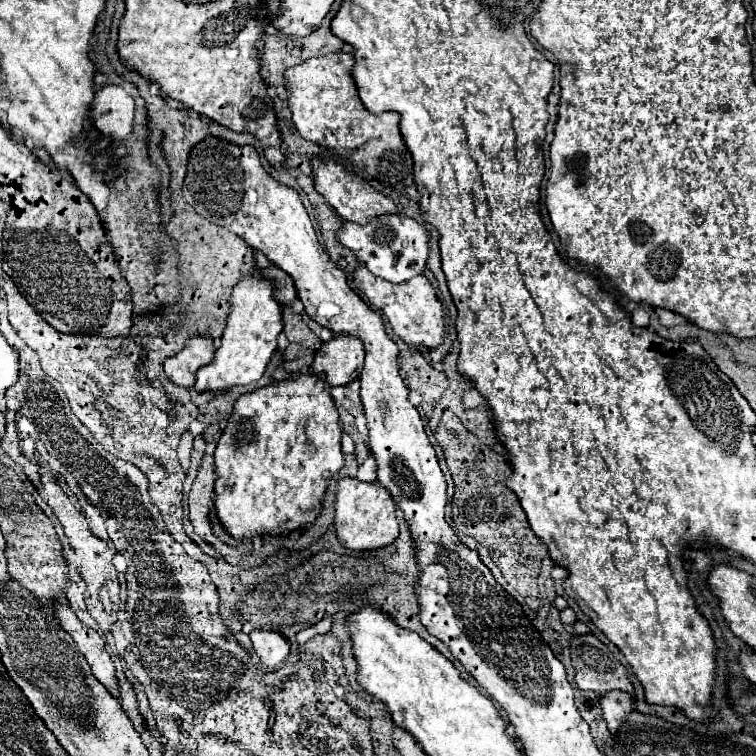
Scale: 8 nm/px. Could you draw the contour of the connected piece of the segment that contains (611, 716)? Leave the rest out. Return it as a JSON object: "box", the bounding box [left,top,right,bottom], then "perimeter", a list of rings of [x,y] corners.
{"box":[598,690,634,734],"perimeter":[[[610,690],[610,692],[598,696],[598,704],[604,710],[604,720],[608,722],[610,732],[614,734],[620,728],[622,720],[626,720],[626,716],[630,714],[630,710],[634,706],[634,700],[628,692]]]}

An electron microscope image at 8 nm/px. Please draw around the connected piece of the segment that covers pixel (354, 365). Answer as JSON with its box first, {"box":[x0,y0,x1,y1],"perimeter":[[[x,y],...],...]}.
{"box":[312,334,364,386],"perimeter":[[[334,334],[332,340],[322,342],[320,350],[316,350],[312,372],[326,374],[326,380],[332,386],[344,386],[360,376],[362,362],[364,362],[362,340],[348,334]]]}

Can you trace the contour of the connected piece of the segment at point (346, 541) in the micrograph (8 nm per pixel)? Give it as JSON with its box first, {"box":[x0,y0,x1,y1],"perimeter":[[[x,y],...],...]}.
{"box":[334,478,398,550],"perimeter":[[[342,478],[336,488],[336,516],[334,528],[342,546],[350,550],[376,550],[392,544],[398,538],[398,516],[396,506],[388,490],[380,484],[366,484],[358,478]]]}

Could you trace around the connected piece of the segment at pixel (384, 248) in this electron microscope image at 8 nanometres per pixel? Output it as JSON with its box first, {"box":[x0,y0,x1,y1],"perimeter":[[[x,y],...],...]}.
{"box":[338,216,428,284],"perimeter":[[[378,216],[370,220],[370,224],[350,224],[344,222],[342,230],[338,232],[338,240],[350,248],[356,258],[366,264],[366,268],[388,282],[400,284],[404,280],[410,280],[412,276],[422,274],[426,258],[428,258],[428,232],[412,218],[406,216]]]}

